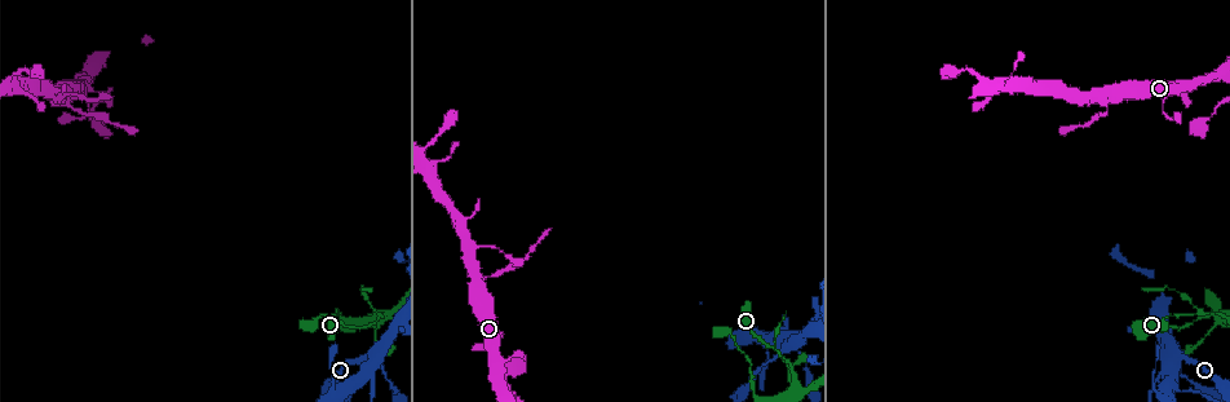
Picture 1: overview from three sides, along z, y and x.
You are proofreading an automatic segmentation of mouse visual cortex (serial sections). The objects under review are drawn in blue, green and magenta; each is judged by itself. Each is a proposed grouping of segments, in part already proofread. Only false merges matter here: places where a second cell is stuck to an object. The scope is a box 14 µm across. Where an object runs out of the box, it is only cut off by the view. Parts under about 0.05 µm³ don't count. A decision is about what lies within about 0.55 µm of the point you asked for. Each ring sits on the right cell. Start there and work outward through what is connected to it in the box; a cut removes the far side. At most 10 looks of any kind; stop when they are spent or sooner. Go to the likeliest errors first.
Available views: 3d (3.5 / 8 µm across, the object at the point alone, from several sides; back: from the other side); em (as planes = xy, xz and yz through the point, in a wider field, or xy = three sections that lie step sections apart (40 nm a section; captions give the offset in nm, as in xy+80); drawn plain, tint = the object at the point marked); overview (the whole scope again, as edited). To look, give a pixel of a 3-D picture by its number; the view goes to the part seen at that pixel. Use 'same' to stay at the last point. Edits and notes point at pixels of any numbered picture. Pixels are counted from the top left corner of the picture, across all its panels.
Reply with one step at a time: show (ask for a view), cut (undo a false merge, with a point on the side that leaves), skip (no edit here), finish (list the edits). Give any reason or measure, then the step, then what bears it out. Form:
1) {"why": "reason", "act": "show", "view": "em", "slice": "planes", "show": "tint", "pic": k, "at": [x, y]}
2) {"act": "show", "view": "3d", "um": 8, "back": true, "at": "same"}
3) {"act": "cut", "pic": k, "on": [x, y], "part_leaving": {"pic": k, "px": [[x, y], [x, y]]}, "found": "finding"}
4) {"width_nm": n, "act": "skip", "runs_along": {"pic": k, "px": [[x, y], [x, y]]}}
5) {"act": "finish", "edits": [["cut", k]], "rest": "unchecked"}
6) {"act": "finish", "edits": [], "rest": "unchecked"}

{"why": "calibre changes", "act": "show", "view": "3d", "um": 3.5, "back": true, "pic": 1, "at": [351, 390]}

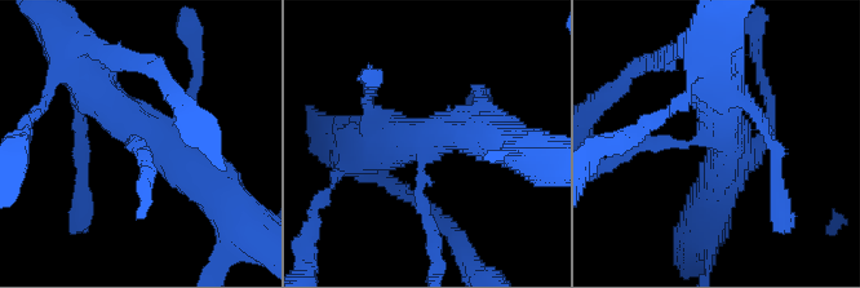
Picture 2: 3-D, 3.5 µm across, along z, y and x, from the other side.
{"why": "need the tissue", "act": "show", "view": "em", "slice": "planes", "show": "tint", "pic": 2, "at": [692, 138]}

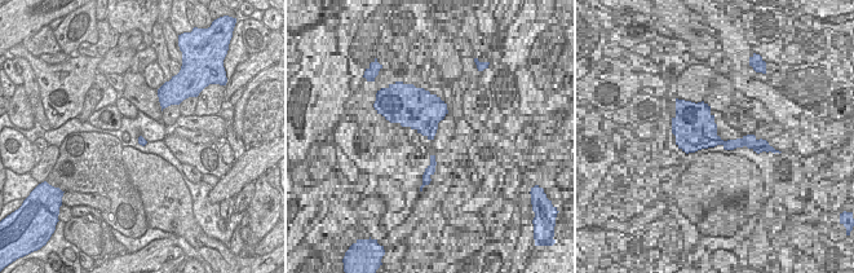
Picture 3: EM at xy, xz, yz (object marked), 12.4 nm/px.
{"why": "cut it another way", "act": "show", "view": "em", "slice": "xy", "step": 5, "show": "tint", "at": "same"}

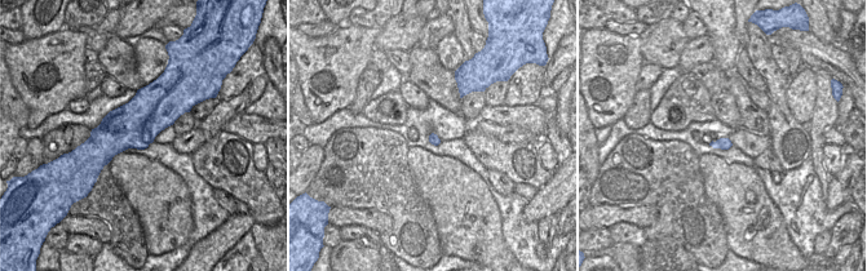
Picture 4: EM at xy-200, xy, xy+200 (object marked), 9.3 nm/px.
{"act": "skip", "runs_along": {"pic": 2, "px": [[721, 88], [721, 132], [617, 155]]}, "found": "one cell here"}

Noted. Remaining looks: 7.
{"why": "abrupt turn", "act": "show", "view": "3d", "um": 3.5, "back": true, "pic": 1, "at": [753, 387]}

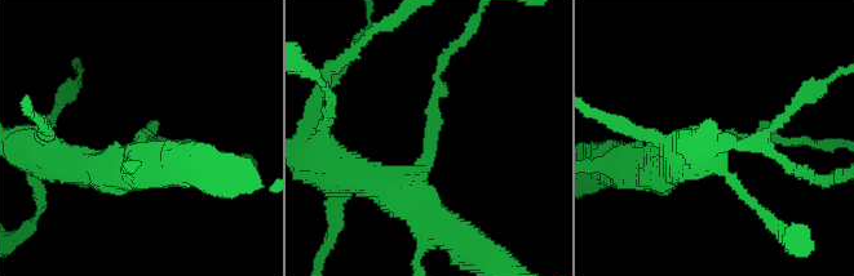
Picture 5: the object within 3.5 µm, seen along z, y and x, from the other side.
{"why": "now the EM", "act": "show", "view": "em", "slice": "xy", "step": 3, "show": "tint", "pic": 5, "at": [428, 131]}

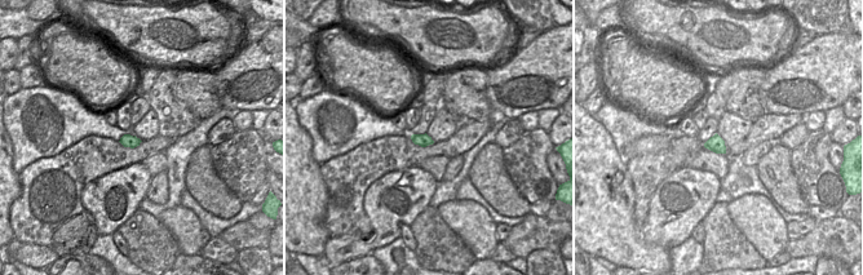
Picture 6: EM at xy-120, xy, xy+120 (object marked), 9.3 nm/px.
{"arm_widths_nm": [150, 400], "act": "skip", "runs_along": {"pic": 5, "px": [[386, 179], [430, 156], [447, 53]]}, "found": "all the same cell"}

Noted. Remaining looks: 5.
{"act": "show", "view": "3d", "um": 3.5, "back": true, "pic": 1, "at": [1106, 91]}

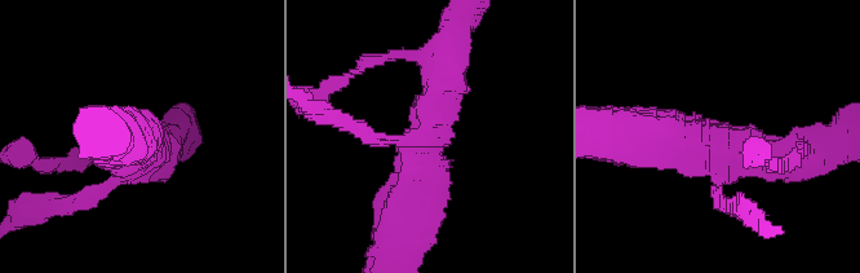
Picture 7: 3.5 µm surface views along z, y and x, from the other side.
{"arms": 3, "arm_widths_nm": [150, 450, 700], "act": "skip", "runs_along": {"pic": 7, "px": [[404, 223], [424, 183], [443, 64]]}, "found": "all the same cell"}

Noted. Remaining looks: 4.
{"why": "thick turns thin", "act": "show", "view": "3d", "um": 3.5, "pic": 1, "at": [20, 73]}

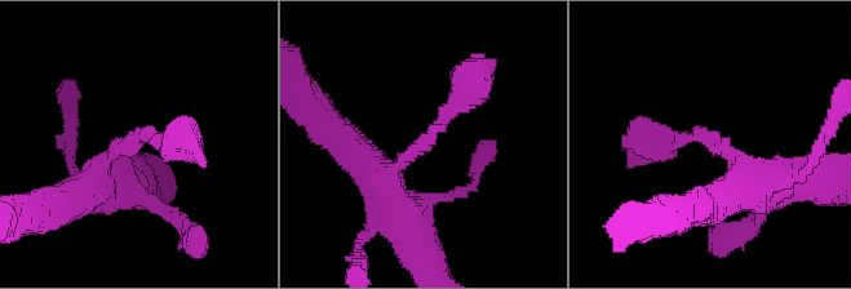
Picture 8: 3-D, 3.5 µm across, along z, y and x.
{"arm_widths_nm": [250, 400], "why": "need the tissue", "act": "show", "view": "em", "slice": "xy", "step": 3, "show": "tint", "pic": 8, "at": [713, 144]}

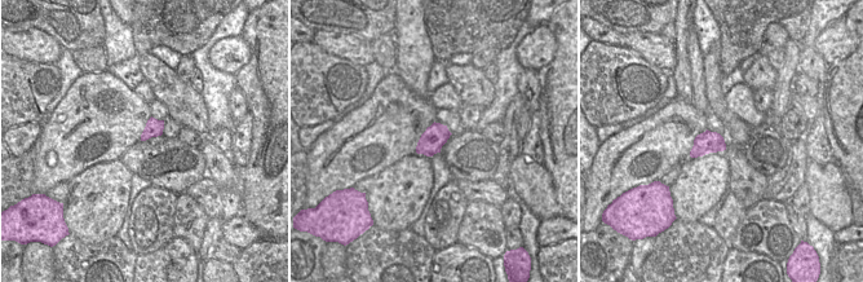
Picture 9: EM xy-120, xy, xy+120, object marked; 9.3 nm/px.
{"act": "skip", "runs_along": {"pic": 8, "px": [[393, 204], [389, 174], [477, 81]]}, "found": "continuous, no second cell"}

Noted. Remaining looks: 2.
{"act": "finish", "edits": [], "rest": "unchecked"}

